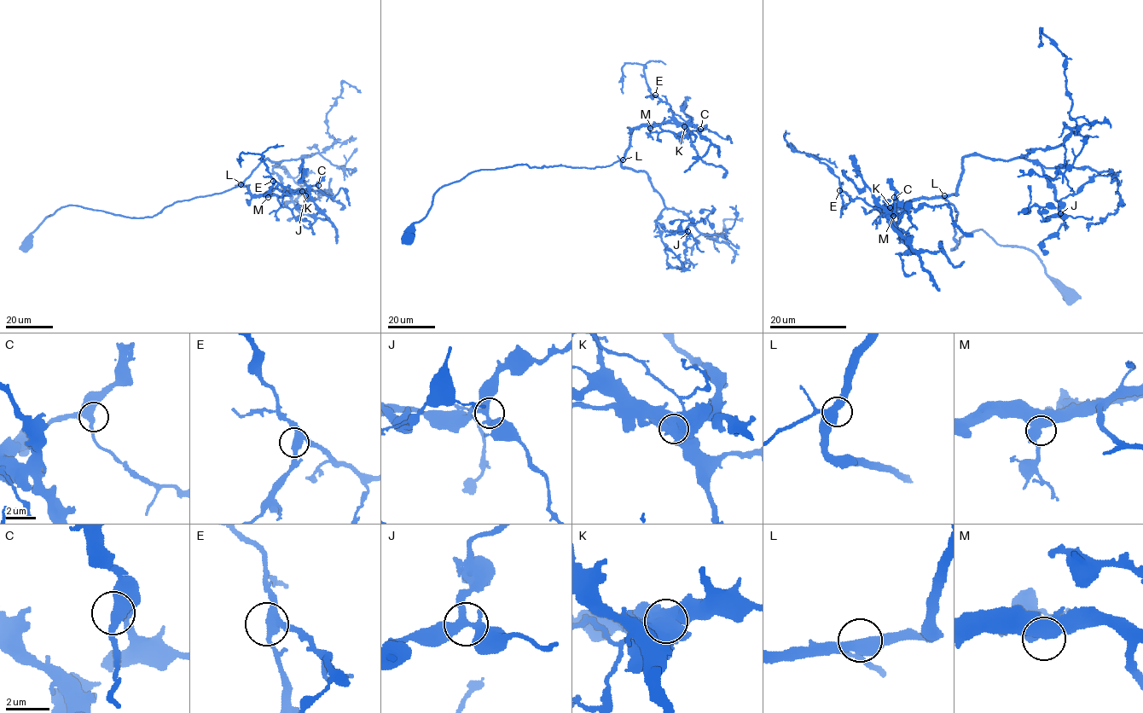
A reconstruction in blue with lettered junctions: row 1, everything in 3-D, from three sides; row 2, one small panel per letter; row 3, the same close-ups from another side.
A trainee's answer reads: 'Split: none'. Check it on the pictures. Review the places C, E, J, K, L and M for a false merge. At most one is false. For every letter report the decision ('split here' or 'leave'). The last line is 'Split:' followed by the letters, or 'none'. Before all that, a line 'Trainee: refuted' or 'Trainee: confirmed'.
Trainee: refuted
C: leave
E: leave
J: leave
K: split here
L: leave
M: leave
Split: K

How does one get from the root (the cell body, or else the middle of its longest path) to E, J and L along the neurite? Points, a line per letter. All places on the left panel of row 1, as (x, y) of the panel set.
E: (26, 246), (48, 217), (68, 205), (143, 218), (176, 201), (238, 185), (252, 194), (291, 191), (273, 181)
J: (26, 246), (68, 205), (152, 217), (235, 187), (266, 159), (282, 160), (272, 170), (281, 186), (305, 195)
L: (26, 246), (25, 240), (48, 217), (68, 205), (143, 218), (157, 215), (176, 201), (222, 193), (240, 184)

